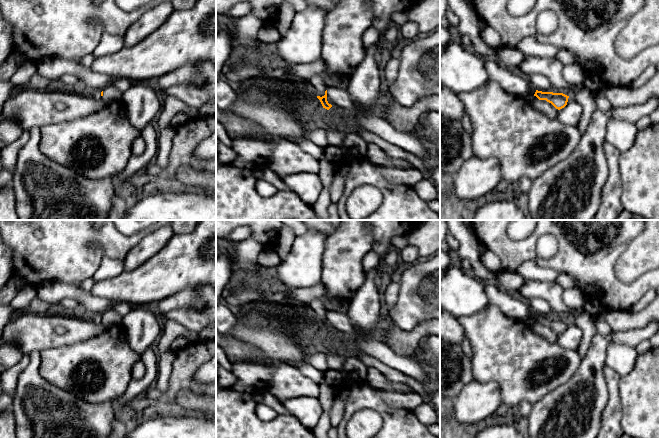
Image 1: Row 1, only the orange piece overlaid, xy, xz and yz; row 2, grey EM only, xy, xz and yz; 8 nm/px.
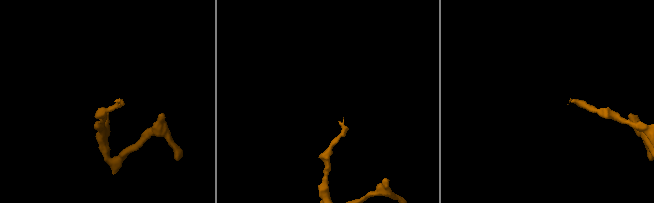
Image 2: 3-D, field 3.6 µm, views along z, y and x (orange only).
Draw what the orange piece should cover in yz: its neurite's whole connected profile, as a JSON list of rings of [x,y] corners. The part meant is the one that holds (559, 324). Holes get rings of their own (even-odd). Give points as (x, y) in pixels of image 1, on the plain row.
[[[533,311],[527,318],[523,320],[528,326],[533,326],[536,322],[539,324],[546,324],[551,327],[556,333],[560,334],[567,329],[569,320],[563,317],[553,317],[553,316],[542,316],[538,315]]]

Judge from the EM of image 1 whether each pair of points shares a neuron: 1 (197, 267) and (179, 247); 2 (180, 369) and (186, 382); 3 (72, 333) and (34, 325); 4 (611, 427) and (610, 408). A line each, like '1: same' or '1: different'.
1: same
2: same
3: same
4: same

